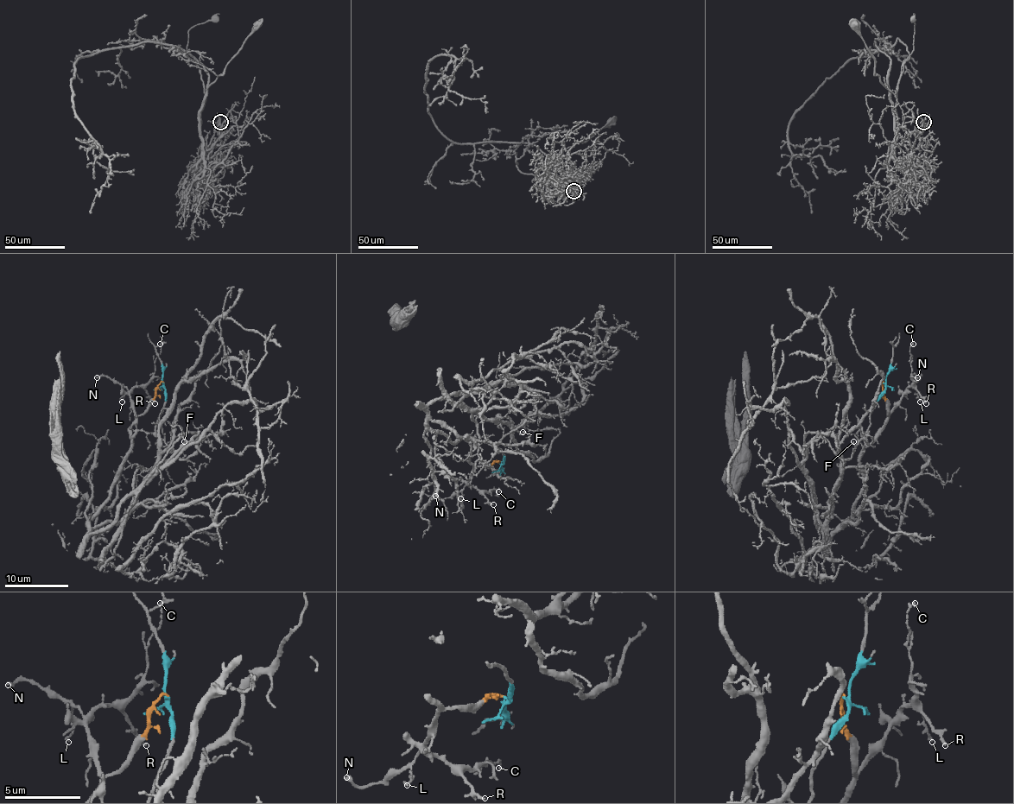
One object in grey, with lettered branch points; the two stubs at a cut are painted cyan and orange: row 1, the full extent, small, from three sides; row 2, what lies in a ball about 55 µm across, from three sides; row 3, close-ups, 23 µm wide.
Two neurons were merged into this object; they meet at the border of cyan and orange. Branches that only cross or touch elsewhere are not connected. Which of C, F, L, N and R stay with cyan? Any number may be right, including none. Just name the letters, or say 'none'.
F

